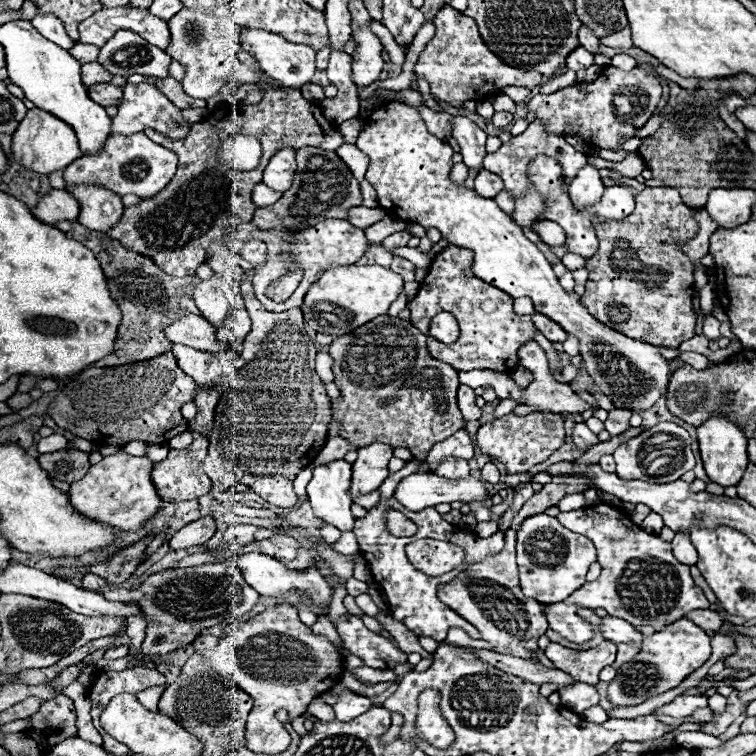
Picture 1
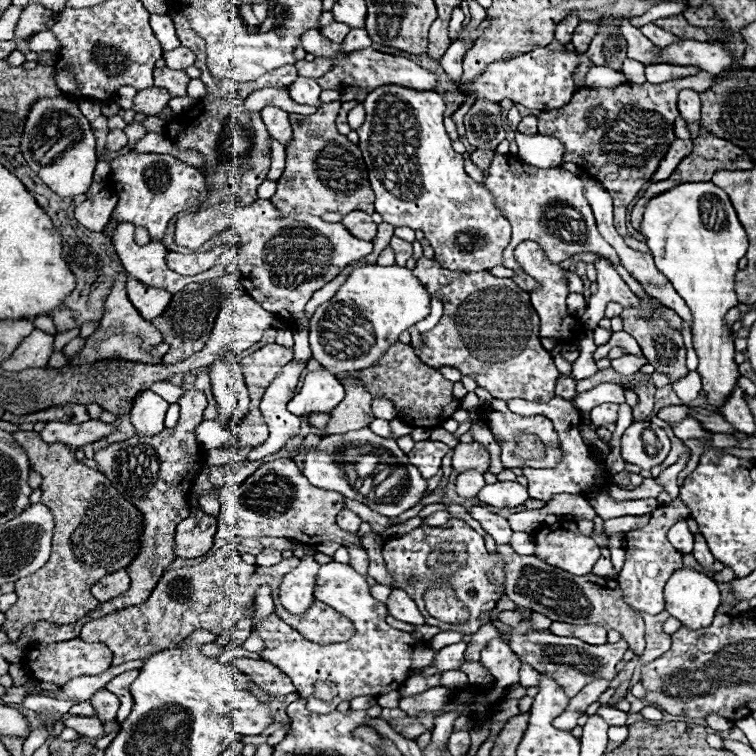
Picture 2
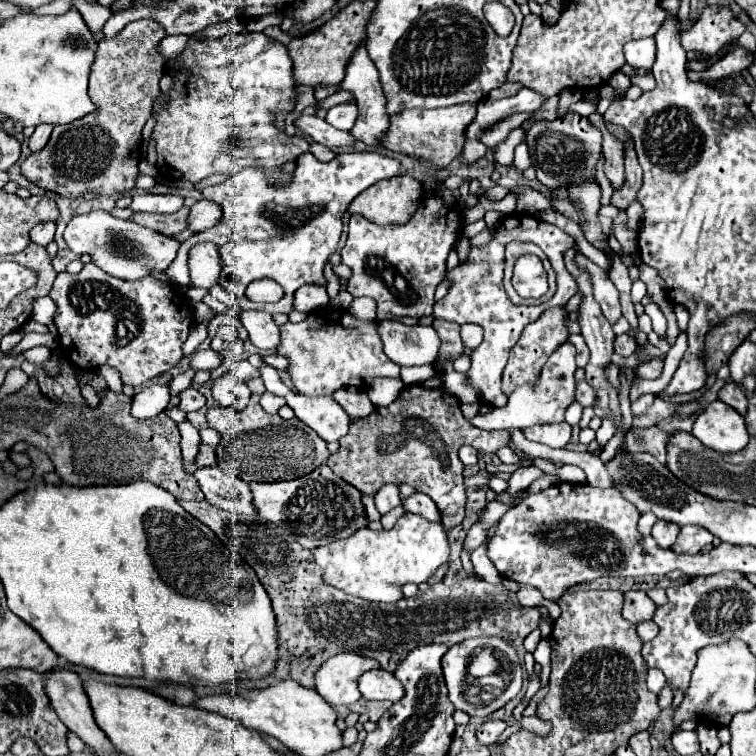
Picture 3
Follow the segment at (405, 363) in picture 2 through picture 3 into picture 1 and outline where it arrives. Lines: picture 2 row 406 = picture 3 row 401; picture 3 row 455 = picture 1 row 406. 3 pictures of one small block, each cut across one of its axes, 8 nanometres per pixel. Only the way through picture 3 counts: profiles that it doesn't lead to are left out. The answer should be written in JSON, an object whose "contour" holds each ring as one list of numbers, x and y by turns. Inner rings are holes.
{"contour":[[378,316,352,334,336,338,328,352,334,360,332,372,340,390,340,398,332,404,332,414,342,422,342,438,358,444,360,448,372,442,384,442,392,448,408,448,414,458,424,460,436,442,464,428,464,420,456,404,456,390,460,385,458,371,448,364,436,362,426,352,426,336,410,322,396,316]]}

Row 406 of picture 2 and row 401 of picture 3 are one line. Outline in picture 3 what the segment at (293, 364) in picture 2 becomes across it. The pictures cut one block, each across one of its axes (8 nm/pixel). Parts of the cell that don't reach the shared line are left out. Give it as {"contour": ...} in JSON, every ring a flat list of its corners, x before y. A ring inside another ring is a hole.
{"contour":[[264,392,262,398,260,398,260,404,268,414,278,414,278,410,286,404,286,400,282,396,272,394,272,392]]}

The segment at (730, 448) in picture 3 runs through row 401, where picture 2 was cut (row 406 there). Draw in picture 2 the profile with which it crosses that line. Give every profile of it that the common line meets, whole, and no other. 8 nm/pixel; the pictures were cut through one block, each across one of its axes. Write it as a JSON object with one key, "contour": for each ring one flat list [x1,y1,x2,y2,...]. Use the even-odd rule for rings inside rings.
{"contour":[[684,182,648,200,644,208,644,218,640,222,640,234,646,238,646,244,654,254,656,268,672,282,674,290,686,300,686,304,692,310,694,350,700,358,698,374,702,376,702,388,706,392,708,402,716,406,720,412,722,400,730,396,738,380,736,362,734,362,734,342,730,340,732,330,724,328,722,318,730,308,738,304,738,298,734,294,734,274,738,270,738,260,746,256,746,248,748,248,746,232,732,208,730,198,726,196,726,192,722,192,722,188,718,188,712,182]]}

